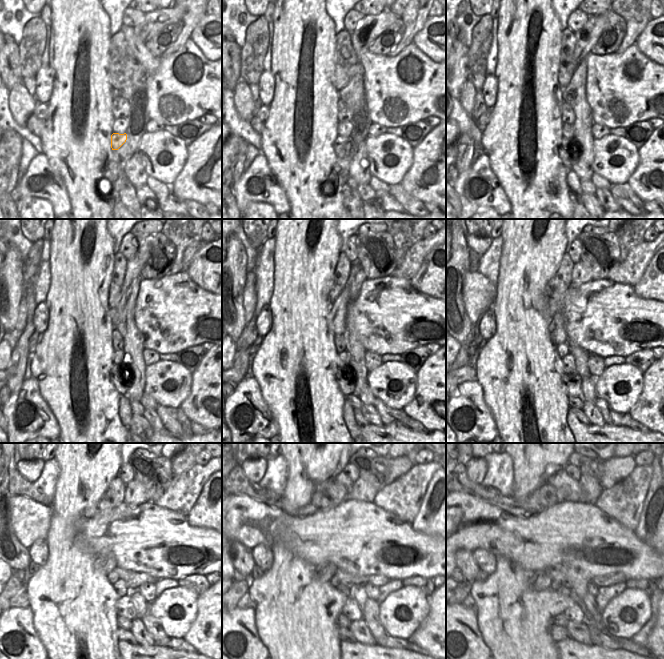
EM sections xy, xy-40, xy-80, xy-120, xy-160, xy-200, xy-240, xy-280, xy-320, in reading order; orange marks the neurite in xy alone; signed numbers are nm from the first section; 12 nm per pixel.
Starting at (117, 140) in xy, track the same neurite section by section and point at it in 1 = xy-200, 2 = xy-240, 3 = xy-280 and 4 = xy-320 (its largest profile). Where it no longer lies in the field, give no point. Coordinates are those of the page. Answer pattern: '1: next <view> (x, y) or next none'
1: next xy-200 (573, 382)
2: next xy-240 (125, 607)
3: next xy-280 (351, 610)
4: next xy-320 (574, 613)

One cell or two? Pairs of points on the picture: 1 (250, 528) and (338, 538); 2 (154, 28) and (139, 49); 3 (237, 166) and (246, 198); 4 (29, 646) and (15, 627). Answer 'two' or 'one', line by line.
1: one
2: two
3: two
4: one

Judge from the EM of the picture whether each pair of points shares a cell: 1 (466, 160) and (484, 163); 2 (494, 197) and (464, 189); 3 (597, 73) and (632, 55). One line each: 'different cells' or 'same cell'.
1: different cells
2: same cell
3: same cell

